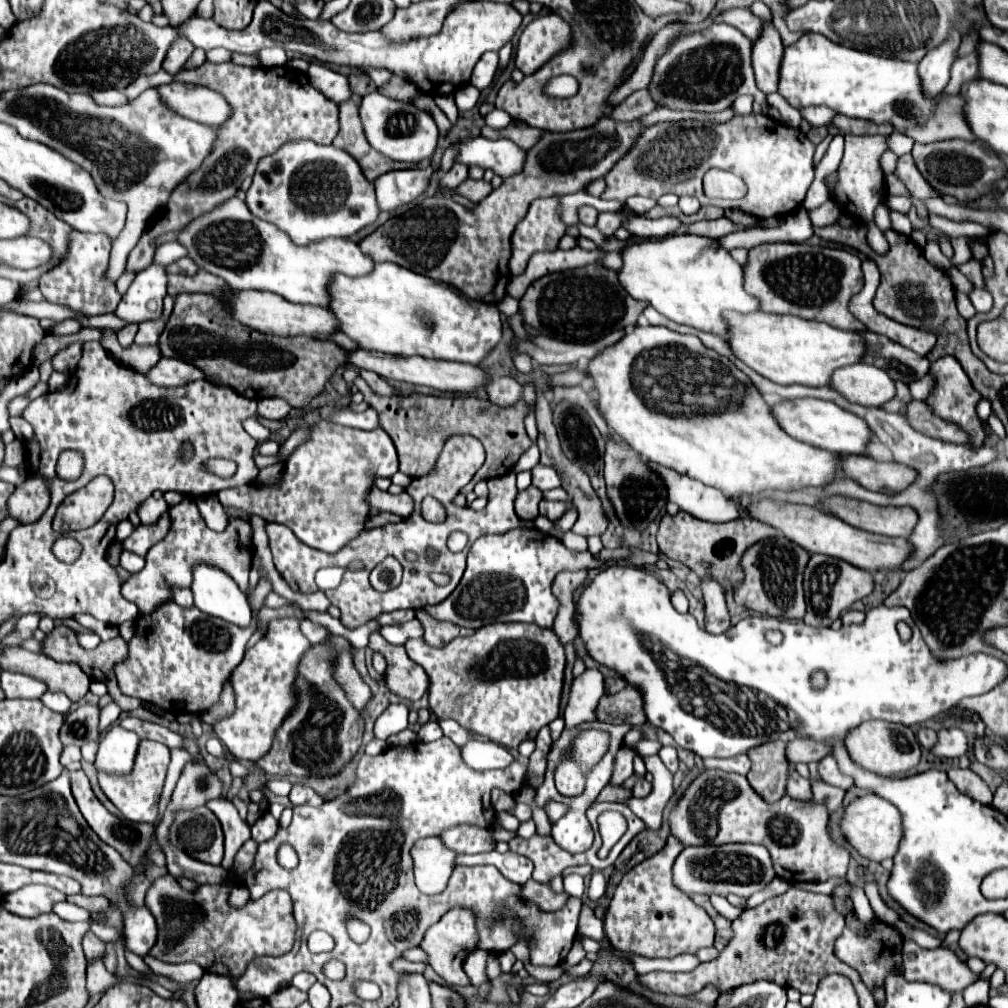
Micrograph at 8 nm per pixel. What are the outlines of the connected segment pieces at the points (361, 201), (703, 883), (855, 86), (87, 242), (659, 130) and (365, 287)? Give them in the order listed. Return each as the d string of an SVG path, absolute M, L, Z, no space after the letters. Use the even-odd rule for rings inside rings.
M294 140L280 146L274 154L264 156L254 172L252 186L246 192L246 204L254 216L290 234L292 242L298 246L310 246L326 238L350 238L374 224L380 214L374 184L364 176L360 164L348 152L342 152L336 146L320 146L312 140Z
M726 844L726 846L700 846L684 848L676 858L676 884L682 892L698 894L738 894L750 898L754 892L764 890L774 880L774 864L770 852L758 844Z
M806 32L784 50L778 92L794 108L828 106L848 118L868 120L878 126L892 124L896 132L910 136L918 144L954 138L966 142L978 140L966 122L966 98L962 94L944 92L936 98L928 98L922 90L916 62L846 48L814 32Z
M74 230L68 256L62 260L60 266L56 266L54 270L46 272L40 278L40 290L46 296L46 300L56 304L66 304L72 310L84 312L86 316L114 312L120 302L120 294L116 292L114 284L106 284L106 280L102 280L106 272L110 248L112 246L106 236L90 236L90 234Z
M736 114L726 124L702 124L702 122L694 122L694 120L660 122L660 124L646 128L646 132L642 134L642 140L636 144L634 152L628 152L626 158L622 158L604 176L608 188L604 190L604 194L600 198L604 198L604 200L616 198L616 200L626 202L626 198L636 196L636 194L660 198L662 194L674 192L676 196L684 196L684 194L696 196L702 204L720 206L720 208L736 208L736 210L748 212L756 218L784 216L802 206L804 196L806 196L810 184L814 182L814 150L816 150L816 146L806 138L804 132L800 132L798 128L788 128L782 122L776 122L768 116L754 116L754 114L738 116ZM710 168L728 170L728 172L740 176L748 186L748 194L744 196L744 200L712 200L712 198L708 198L702 190L702 178Z
M392 262L376 264L370 276L362 276L362 278L338 276L338 280L334 280L332 292L334 292L334 304L330 304L330 310L338 316L342 324L342 332L358 340L360 346L368 350L394 354L394 356L422 356L422 358L480 364L502 340L502 321L500 312L494 304L468 300L448 284L436 282L432 278L426 278Z

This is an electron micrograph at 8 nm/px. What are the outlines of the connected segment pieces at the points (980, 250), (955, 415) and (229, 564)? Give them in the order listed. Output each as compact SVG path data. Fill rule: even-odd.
M971 238L970 247L973 253L973 259L983 261L988 256L988 248L986 243Z
M942 356L940 360L932 362L930 372L934 372L934 376L936 376L934 396L930 396L930 406L934 408L934 412L938 412L938 416L942 416L944 420L958 422L958 426L966 428L966 432L970 432L972 446L982 444L984 436L986 436L984 434L984 422L976 414L976 404L982 400L982 396L980 396L980 392L974 390L974 386L970 384L970 378L966 376L966 372L958 364L958 360L954 356Z
M186 496L176 506L170 506L168 516L170 516L170 522L172 522L168 534L158 544L154 544L148 550L148 554L146 554L146 566L138 574L132 574L130 580L126 580L122 584L122 596L138 606L140 616L150 616L158 606L170 602L174 588L190 588L192 586L192 570L194 570L196 564L216 566L218 570L226 572L240 586L242 592L246 592L246 588L248 588L248 572L252 568L254 544L252 544L252 528L250 528L250 524L244 518L240 518L240 516L228 516L226 530L224 532L214 532L214 530L210 530L206 526L206 522L204 522L204 518L202 518L202 514L200 514L194 498L190 498L190 496Z

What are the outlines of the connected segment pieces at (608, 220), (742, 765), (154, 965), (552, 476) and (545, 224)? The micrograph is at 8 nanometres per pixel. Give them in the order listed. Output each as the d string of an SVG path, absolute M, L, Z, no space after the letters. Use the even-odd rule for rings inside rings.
M626 206L626 210L620 210L620 212L616 212L616 214L610 214L610 212L604 212L604 214L600 214L598 216L598 228L600 228L600 232L604 232L606 236L612 236L614 232L616 232L616 228L620 228L626 220L630 220L630 216L632 216L634 212Z
M742 754L742 756L734 756L734 758L710 758L710 760L704 760L704 766L746 776L750 772L752 764L750 764L750 758L746 754Z
M144 958L144 962L152 968L152 972L160 974L160 976L166 976L170 980L174 980L180 988L178 988L178 994L182 994L182 988L194 980L200 980L204 976L202 968L198 968L198 964L194 962L186 962L186 964L162 964L160 960L154 960L154 958Z
M538 464L538 466L532 468L532 484L536 488L540 488L542 492L546 492L546 490L552 490L552 488L560 486L560 476L554 468Z
M540 198L530 204L526 218L516 226L512 234L512 258L510 272L522 274L528 258L536 250L556 250L560 238L566 234L566 224L560 220L560 198Z

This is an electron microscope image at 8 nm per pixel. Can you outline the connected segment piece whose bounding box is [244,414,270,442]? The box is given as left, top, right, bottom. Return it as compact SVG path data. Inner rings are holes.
M254 414L254 416L246 418L246 420L244 420L244 428L246 428L246 432L248 432L254 440L264 442L264 440L268 440L270 430L268 430L262 422L258 422L258 420L256 420L256 416L258 416L258 414Z

